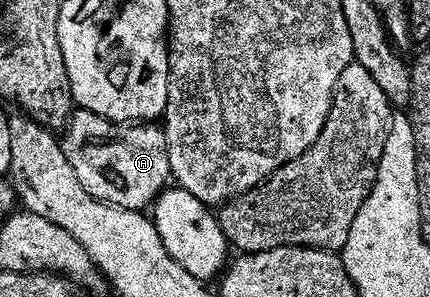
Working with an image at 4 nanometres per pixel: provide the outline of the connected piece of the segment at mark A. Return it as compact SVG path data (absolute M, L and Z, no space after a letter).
M78 108L61 143L68 164L72 164L72 172L76 172L76 180L80 180L86 191L101 202L142 212L153 207L163 190L171 185L168 140L161 125L109 122Z

